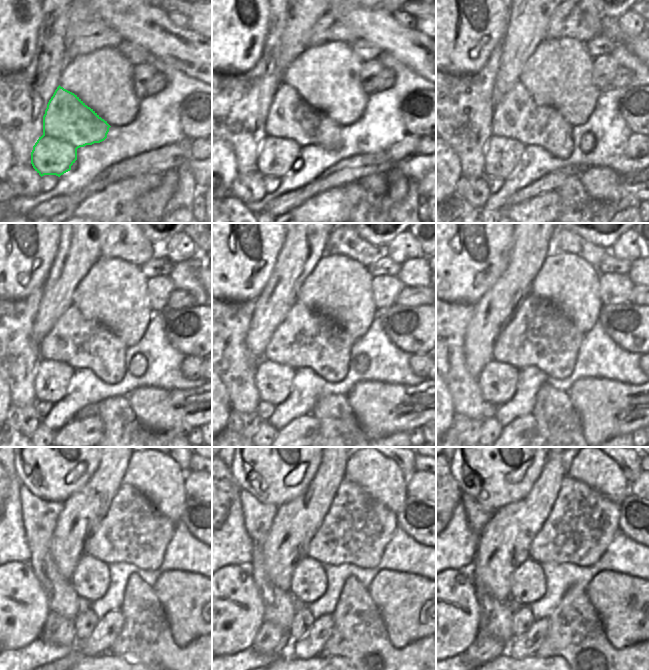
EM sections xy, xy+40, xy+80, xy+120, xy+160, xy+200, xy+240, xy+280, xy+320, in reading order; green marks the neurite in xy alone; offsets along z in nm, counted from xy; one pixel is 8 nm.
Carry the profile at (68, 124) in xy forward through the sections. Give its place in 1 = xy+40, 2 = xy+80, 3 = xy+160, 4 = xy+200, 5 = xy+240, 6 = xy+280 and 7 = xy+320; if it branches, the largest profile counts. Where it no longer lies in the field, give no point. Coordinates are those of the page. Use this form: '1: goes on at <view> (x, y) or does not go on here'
1: goes on at xy+40 (292, 123)
2: goes on at xy+80 (517, 120)
3: goes on at xy+160 (306, 338)
4: goes on at xy+200 (536, 335)
5: goes on at xy+240 (89, 580)
6: goes on at xy+280 (308, 582)
7: goes on at xy+320 (528, 585)

